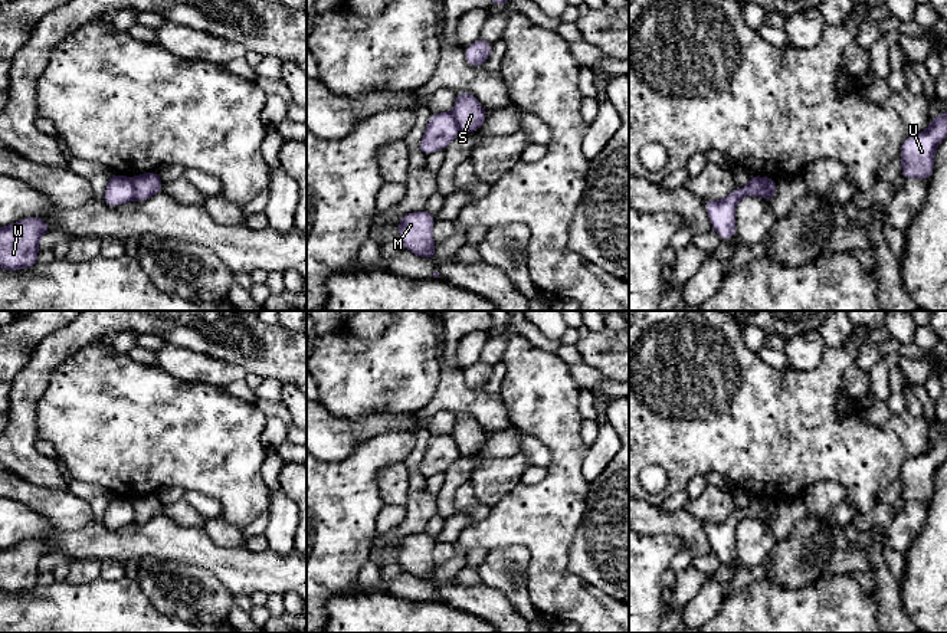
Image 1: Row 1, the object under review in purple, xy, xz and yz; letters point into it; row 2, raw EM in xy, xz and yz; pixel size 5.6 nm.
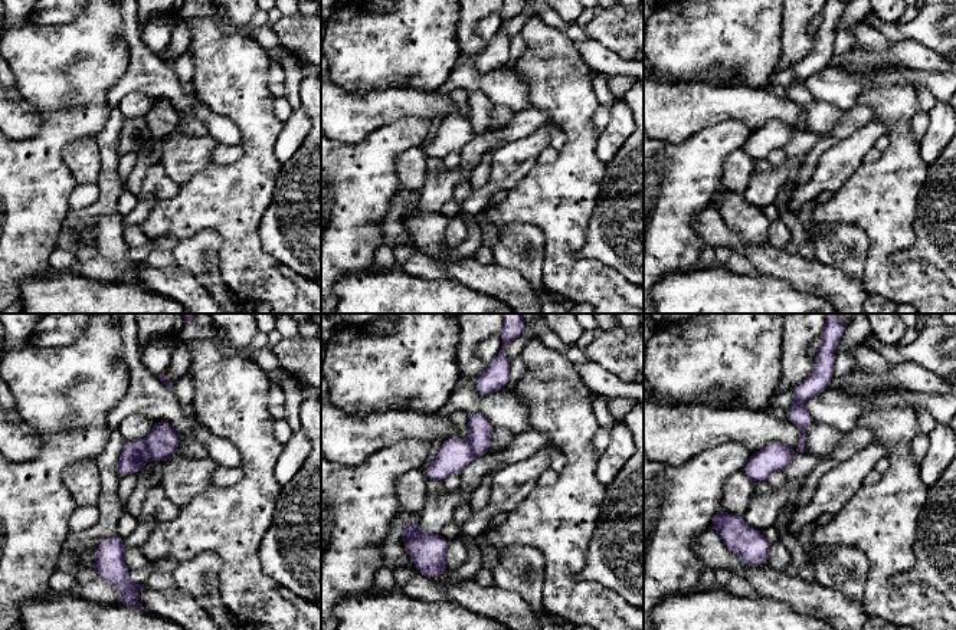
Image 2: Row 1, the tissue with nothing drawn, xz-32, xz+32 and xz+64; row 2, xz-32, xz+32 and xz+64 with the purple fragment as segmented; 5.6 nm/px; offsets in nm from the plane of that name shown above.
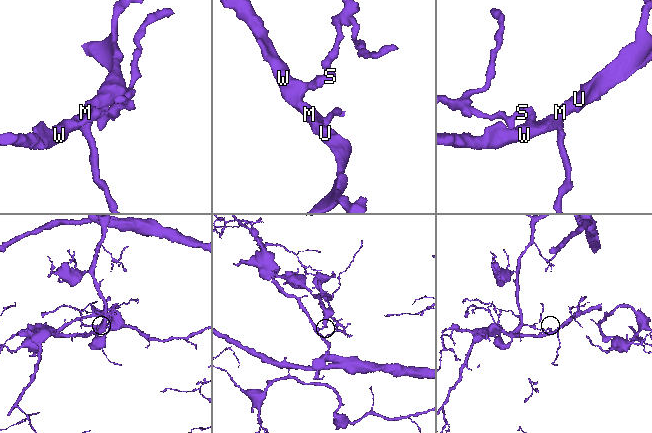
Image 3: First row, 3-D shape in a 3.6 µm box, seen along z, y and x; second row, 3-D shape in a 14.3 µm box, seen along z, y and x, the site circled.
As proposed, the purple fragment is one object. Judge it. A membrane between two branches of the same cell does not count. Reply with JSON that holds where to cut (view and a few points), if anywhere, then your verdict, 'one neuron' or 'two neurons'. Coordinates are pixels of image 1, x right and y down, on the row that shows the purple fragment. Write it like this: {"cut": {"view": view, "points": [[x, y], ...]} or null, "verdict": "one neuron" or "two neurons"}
{"cut": {"view": "xy", "points": [[131, 179], [134, 199]]}, "verdict": "two neurons"}

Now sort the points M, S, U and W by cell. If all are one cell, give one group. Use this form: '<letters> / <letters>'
M U W / S

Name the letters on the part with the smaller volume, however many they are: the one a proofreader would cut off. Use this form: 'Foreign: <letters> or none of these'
Foreign: M, U, W

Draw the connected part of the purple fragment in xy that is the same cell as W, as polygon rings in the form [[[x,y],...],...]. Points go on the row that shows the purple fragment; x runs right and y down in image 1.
[[[24,217],[0,227],[0,269],[22,270],[37,263],[39,240],[50,226],[40,217]]]

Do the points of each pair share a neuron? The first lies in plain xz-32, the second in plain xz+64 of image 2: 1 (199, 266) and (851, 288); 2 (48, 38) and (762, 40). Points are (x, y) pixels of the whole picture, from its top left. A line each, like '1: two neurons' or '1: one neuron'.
1: two neurons
2: one neuron

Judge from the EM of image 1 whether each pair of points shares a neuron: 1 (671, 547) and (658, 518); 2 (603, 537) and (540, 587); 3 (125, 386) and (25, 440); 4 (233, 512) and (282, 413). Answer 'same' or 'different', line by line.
1: different
2: different
3: different
4: different

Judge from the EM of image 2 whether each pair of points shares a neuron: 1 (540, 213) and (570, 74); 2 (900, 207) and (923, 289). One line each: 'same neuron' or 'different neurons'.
1: same neuron
2: same neuron

